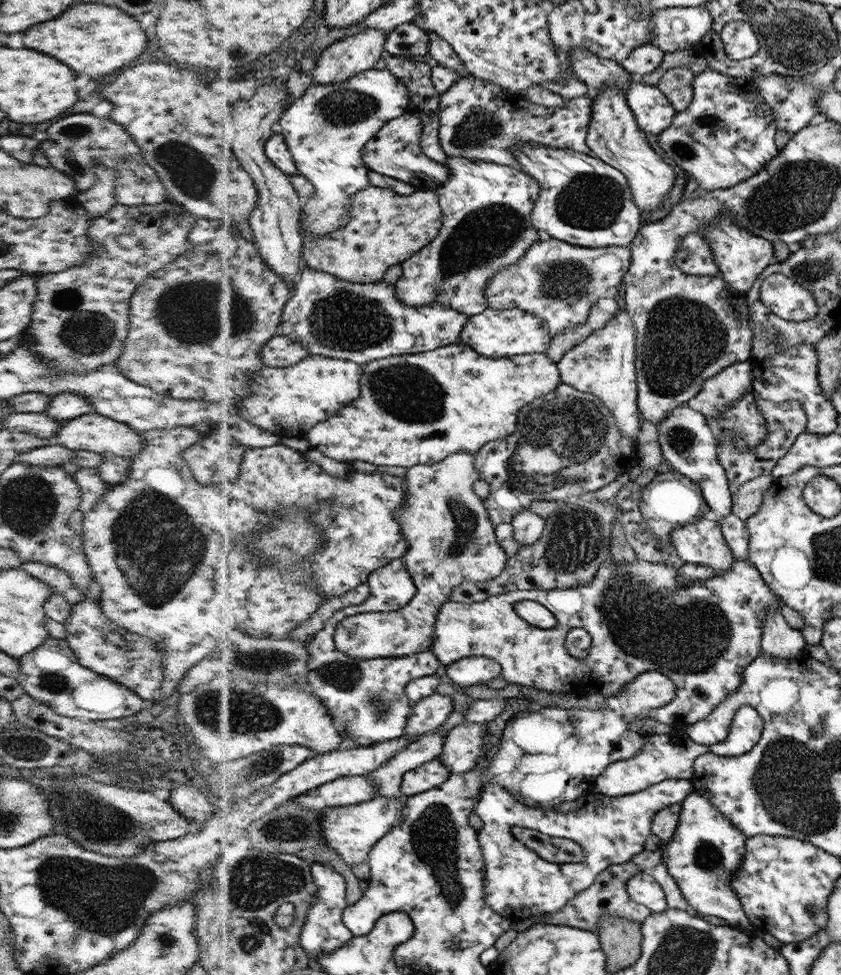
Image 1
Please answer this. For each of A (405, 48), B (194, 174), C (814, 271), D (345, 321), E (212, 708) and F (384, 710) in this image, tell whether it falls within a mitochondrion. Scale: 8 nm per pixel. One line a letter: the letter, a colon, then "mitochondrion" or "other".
A: other
B: mitochondrion
C: mitochondrion
D: mitochondrion
E: mitochondrion
F: mitochondrion

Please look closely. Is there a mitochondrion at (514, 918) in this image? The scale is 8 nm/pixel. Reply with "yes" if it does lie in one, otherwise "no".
no

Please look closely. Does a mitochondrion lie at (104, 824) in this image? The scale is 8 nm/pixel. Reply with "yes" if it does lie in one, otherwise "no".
yes

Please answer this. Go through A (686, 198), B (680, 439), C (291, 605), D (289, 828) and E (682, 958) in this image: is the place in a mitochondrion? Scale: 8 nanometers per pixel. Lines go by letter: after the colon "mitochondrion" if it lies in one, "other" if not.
A: other
B: mitochondrion
C: other
D: mitochondrion
E: mitochondrion

